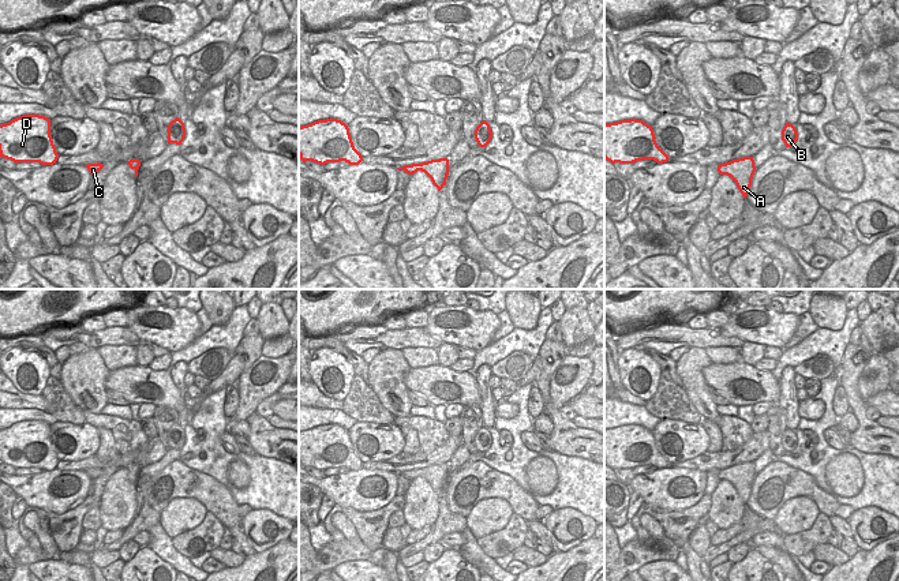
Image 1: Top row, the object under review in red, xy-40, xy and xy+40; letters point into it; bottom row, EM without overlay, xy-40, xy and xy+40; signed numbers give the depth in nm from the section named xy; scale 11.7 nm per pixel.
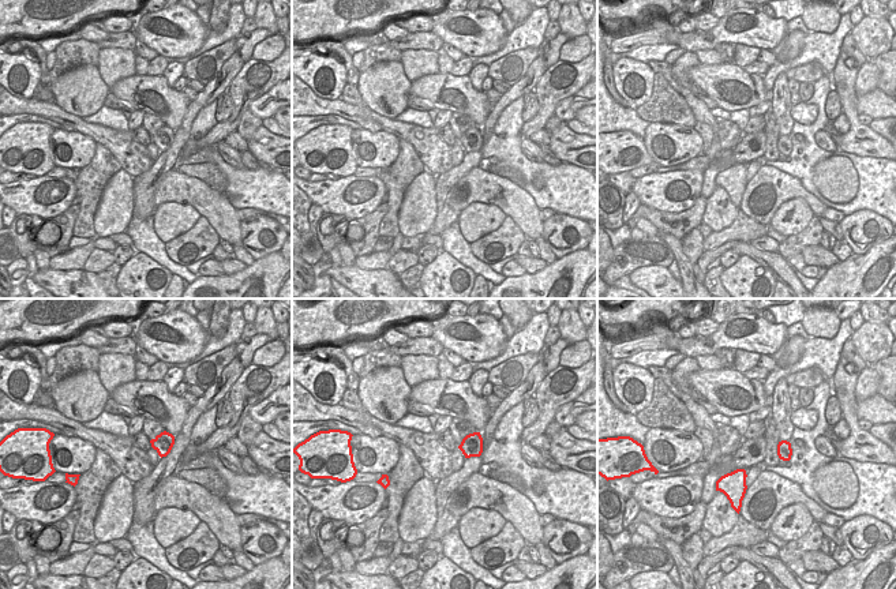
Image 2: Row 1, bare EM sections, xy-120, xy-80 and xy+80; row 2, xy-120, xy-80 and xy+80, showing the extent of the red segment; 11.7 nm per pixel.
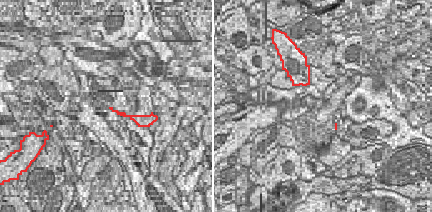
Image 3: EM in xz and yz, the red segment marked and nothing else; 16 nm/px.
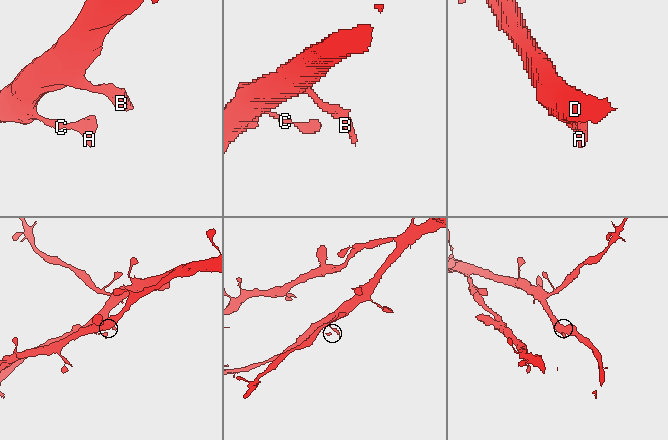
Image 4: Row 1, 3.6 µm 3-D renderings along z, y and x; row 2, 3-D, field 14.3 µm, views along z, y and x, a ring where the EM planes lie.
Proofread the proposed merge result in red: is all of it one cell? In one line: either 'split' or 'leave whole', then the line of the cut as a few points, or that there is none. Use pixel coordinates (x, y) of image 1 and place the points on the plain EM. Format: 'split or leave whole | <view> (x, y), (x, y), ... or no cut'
leave whole | no cut

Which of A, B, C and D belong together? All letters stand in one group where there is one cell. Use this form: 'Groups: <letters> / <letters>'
Groups: A B C D

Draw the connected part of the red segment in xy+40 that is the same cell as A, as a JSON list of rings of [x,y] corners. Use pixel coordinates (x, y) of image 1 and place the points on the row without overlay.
[[[743,462],[720,469],[718,471],[718,477],[730,481],[735,487],[742,502],[746,505],[756,477],[753,462]]]

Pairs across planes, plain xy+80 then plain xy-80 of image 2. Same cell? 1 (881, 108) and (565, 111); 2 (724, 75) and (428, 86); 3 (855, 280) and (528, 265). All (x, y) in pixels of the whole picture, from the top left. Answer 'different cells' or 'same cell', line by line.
1: different cells
2: same cell
3: different cells

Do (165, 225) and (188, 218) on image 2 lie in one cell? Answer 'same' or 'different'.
same

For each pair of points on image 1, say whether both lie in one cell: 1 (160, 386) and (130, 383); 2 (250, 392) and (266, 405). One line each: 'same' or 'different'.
1: same
2: different

